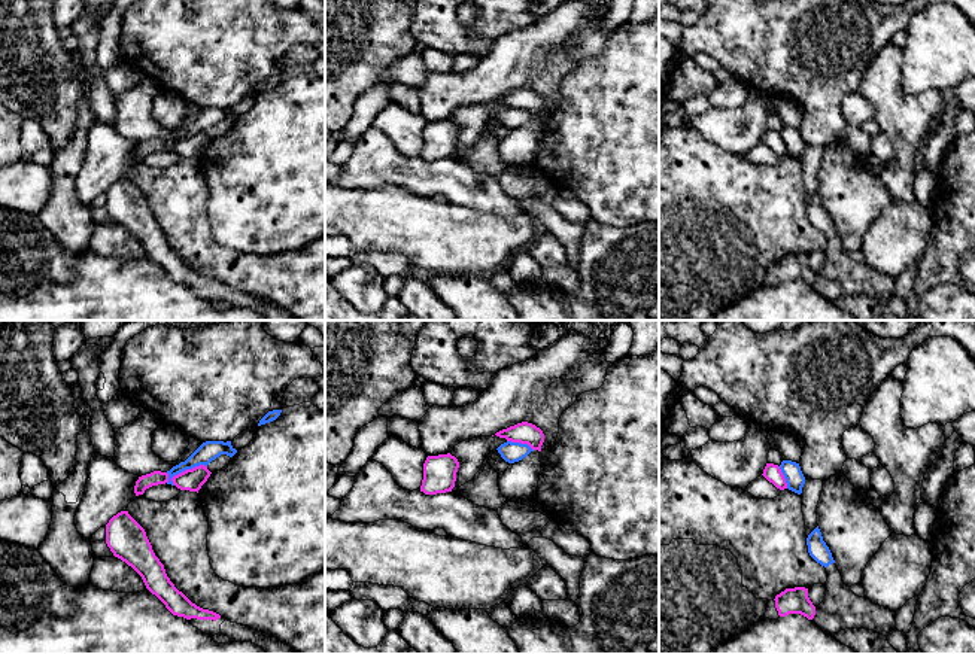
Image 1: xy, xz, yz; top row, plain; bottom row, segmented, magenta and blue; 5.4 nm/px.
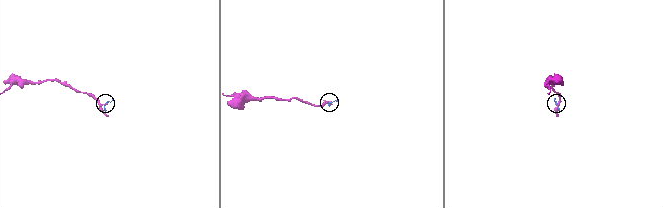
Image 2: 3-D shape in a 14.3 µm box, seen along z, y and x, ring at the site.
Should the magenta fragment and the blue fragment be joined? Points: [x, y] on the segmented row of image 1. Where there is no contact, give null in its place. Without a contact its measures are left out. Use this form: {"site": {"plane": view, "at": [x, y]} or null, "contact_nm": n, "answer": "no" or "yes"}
{"site": {"plane": "xy", "at": [187, 470]}, "contact_nm": 240, "answer": "no"}

